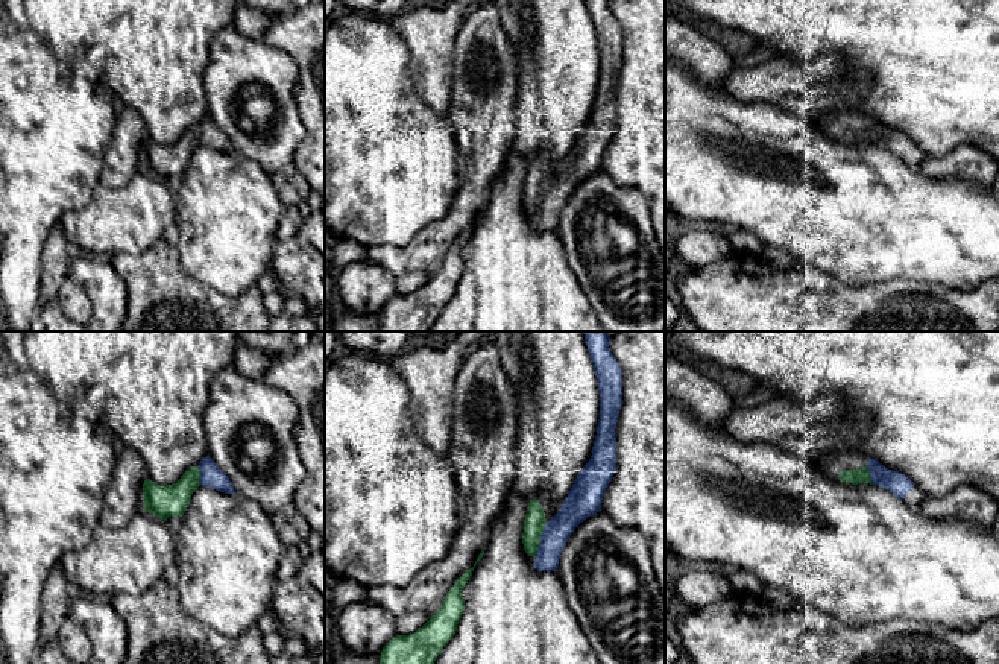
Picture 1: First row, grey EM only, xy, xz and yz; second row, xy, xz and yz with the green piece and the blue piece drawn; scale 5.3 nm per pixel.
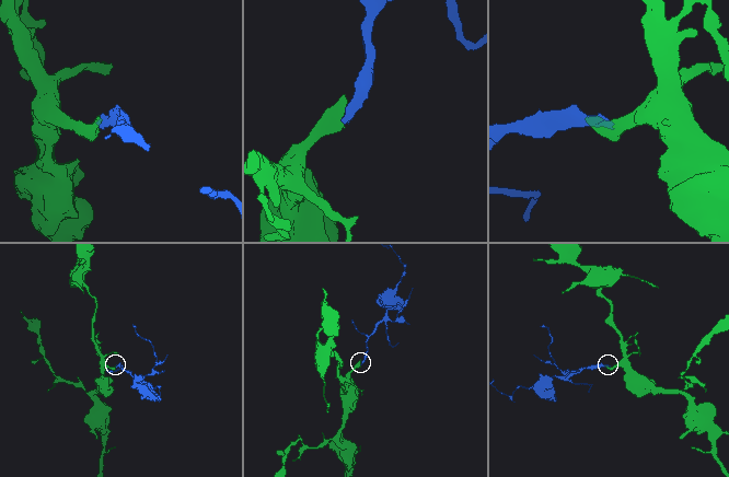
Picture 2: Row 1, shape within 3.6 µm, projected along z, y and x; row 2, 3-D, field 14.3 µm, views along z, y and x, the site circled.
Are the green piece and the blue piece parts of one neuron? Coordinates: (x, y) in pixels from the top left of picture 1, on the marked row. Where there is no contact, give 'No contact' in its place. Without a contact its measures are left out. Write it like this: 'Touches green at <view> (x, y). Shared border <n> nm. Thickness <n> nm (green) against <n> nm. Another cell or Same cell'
Touches green at xz (539, 540). Shared border 200 nm. Thickness 110 nm (green) against 150 nm. Same cell

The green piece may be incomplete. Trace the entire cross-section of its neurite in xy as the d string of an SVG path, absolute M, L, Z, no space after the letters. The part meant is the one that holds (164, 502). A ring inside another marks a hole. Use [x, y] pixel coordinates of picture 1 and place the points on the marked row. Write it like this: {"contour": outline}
{"contour": "M206 456L197 466L187 470L173 485L158 485L146 479L143 483L144 509L164 521L175 515L182 517L193 492L200 485L225 494L235 494L229 477Z"}

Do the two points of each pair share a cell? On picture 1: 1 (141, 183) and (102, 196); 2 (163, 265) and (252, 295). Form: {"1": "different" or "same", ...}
{"1": "same", "2": "same"}

